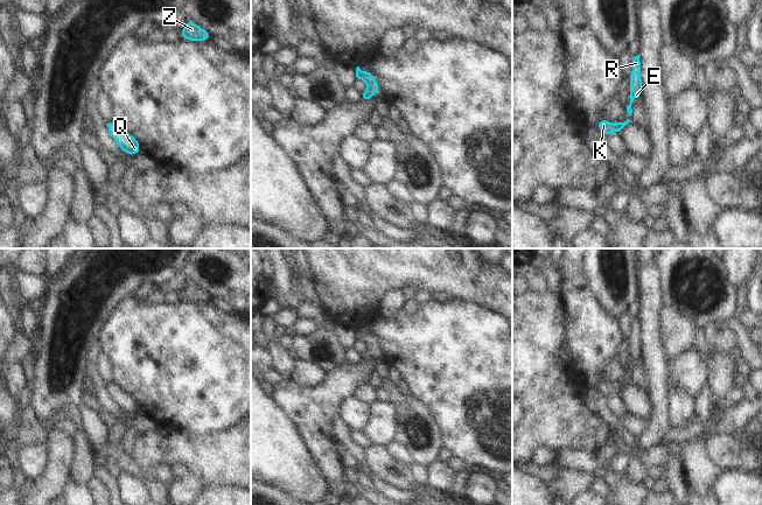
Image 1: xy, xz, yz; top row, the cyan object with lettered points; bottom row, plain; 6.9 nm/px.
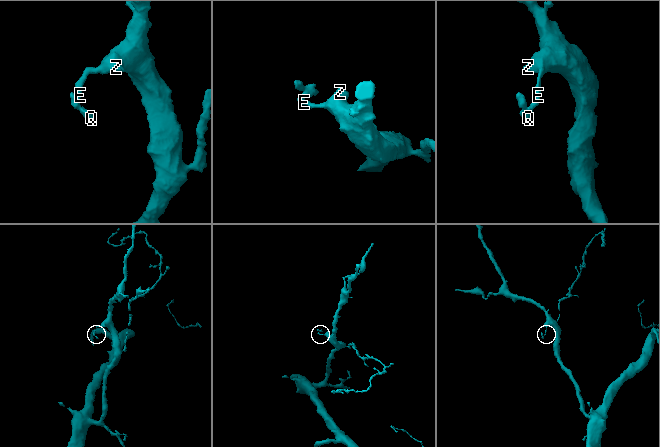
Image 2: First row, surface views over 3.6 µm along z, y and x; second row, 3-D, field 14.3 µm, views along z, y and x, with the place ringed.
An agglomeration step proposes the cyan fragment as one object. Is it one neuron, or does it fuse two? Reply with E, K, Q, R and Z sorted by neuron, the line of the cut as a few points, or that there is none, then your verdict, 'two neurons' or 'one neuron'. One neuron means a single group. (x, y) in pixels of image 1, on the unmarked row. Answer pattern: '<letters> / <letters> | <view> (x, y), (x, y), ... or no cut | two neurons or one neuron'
E K Q R Z | no cut | one neuron

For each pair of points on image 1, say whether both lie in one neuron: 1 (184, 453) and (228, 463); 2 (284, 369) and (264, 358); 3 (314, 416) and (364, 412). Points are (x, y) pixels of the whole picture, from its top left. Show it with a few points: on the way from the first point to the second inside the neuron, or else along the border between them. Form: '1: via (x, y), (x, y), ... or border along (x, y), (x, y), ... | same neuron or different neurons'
1: via (195, 453), (217, 458) | same neuron
2: border along (267, 348), (273, 359), (273, 367) | different neurons
3: border along (355, 394), (343, 404), (341, 415) | different neurons

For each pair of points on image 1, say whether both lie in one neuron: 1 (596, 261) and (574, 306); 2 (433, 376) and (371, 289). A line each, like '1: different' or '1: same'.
1: different
2: different

